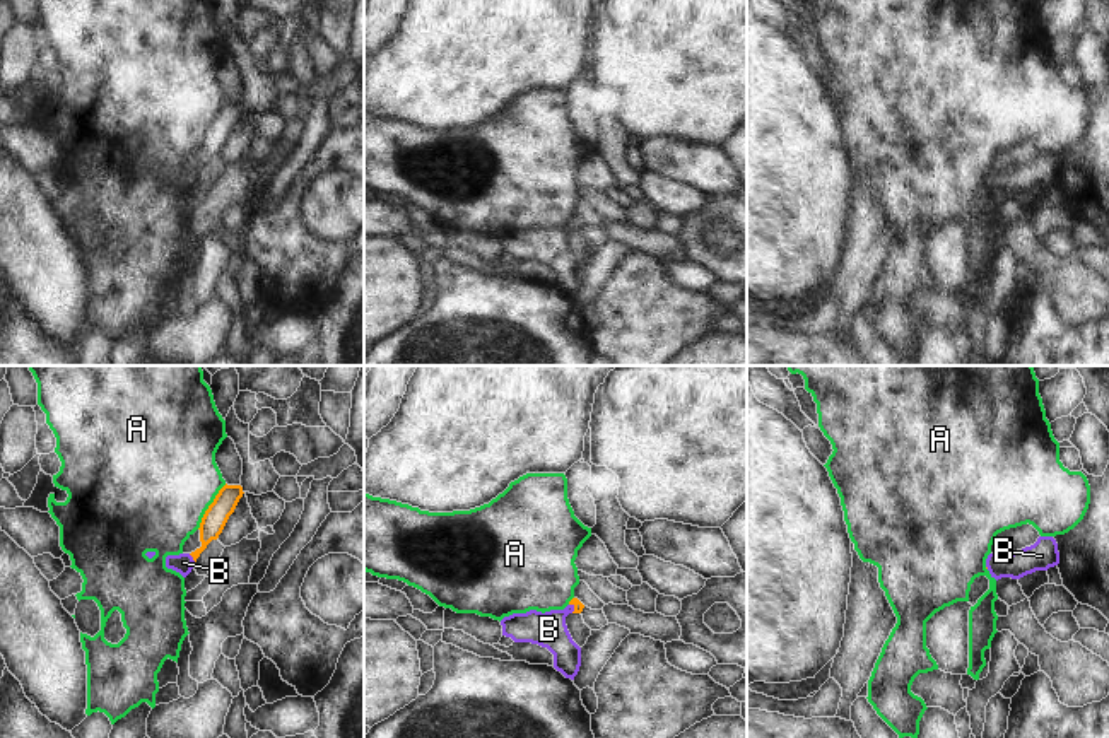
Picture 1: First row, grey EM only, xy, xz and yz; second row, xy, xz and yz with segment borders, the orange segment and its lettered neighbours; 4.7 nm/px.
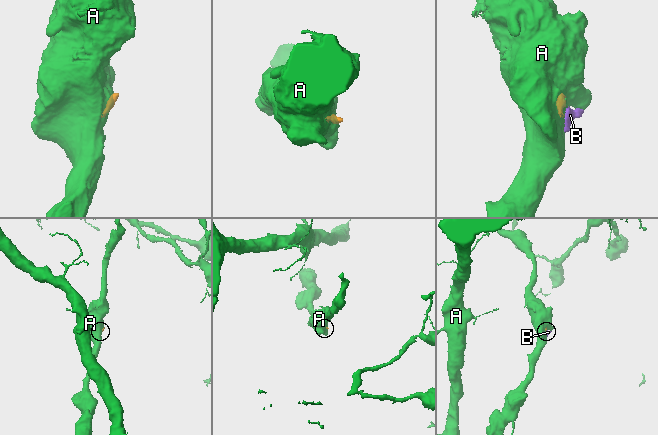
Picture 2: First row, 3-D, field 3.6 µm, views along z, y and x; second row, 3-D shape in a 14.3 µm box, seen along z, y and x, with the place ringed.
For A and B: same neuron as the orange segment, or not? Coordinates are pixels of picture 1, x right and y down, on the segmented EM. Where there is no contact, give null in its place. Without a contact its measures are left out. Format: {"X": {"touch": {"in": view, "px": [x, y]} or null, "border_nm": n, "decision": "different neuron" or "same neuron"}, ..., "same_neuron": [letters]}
{"A": {"touch": {"in": "xy", "px": [209, 506]}, "border_nm": 260, "decision": "different neuron"}, "B": {"touch": {"in": "xy", "px": [193, 559]}, "border_nm": 70, "decision": "same neuron"}, "same_neuron": ["B"]}

